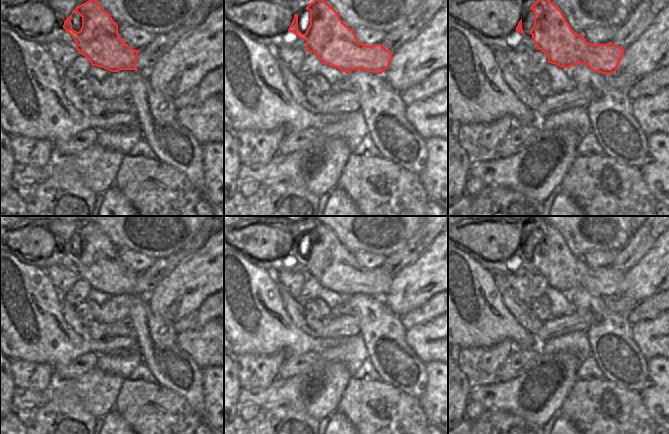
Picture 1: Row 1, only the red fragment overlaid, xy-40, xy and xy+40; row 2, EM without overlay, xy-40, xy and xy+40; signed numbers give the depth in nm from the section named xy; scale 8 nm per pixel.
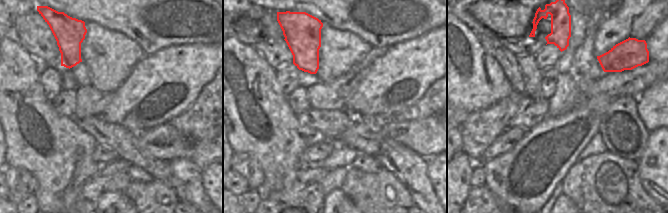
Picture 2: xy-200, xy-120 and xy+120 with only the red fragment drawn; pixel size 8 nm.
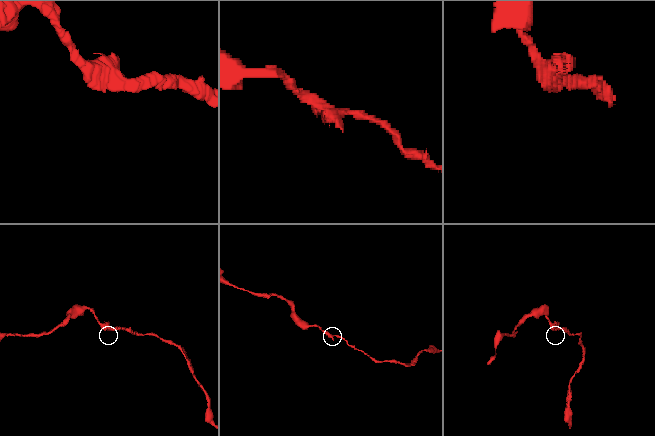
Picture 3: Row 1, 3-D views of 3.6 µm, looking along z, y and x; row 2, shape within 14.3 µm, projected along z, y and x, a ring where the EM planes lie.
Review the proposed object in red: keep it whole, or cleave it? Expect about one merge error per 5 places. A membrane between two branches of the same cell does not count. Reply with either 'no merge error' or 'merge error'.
no merge error

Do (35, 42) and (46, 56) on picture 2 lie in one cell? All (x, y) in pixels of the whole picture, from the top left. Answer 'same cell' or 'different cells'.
same cell

